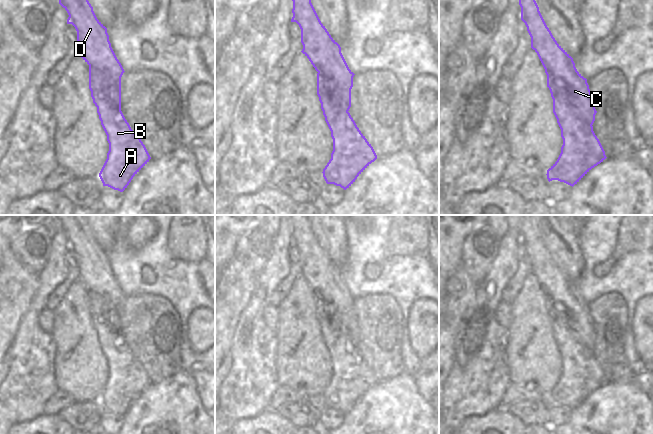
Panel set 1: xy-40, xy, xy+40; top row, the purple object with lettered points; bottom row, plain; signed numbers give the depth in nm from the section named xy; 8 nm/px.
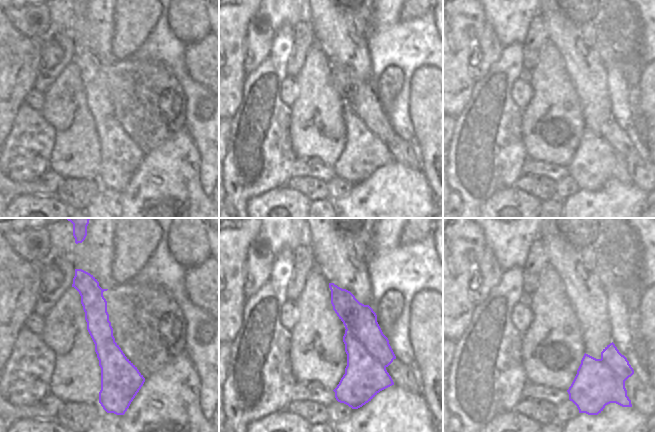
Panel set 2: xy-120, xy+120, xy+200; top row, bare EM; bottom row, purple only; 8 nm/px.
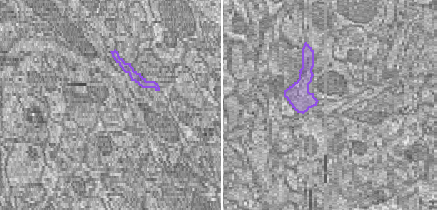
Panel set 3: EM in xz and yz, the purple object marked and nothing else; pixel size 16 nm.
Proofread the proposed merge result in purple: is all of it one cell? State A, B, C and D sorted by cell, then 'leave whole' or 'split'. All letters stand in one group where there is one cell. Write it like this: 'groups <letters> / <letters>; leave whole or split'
groups A B / C D; split

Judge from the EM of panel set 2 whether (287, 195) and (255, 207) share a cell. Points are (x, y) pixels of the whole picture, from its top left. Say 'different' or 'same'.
same

